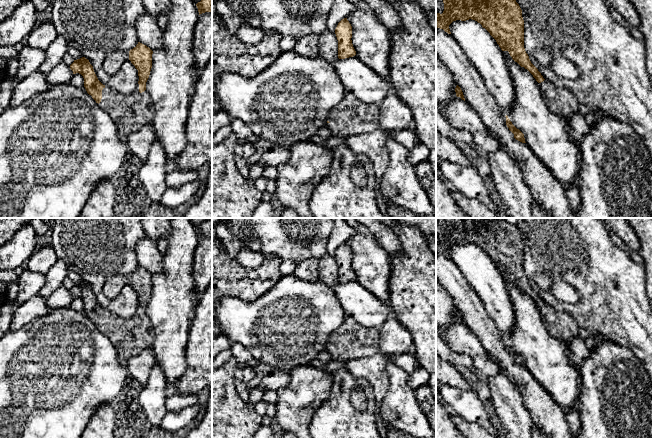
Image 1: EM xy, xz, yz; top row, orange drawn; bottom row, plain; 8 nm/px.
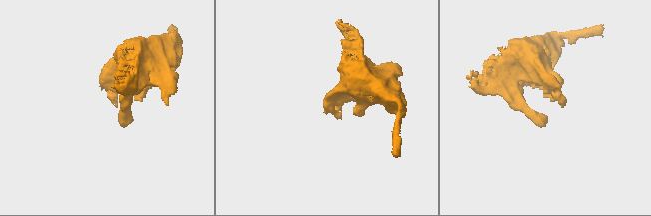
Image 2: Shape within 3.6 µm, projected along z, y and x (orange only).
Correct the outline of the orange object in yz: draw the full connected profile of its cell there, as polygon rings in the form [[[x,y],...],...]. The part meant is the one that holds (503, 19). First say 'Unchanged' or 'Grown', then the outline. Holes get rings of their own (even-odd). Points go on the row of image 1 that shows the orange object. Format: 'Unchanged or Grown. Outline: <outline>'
Grown. Outline: [[[436,0],[436,27],[451,34],[449,25],[456,20],[475,20],[496,40],[502,51],[508,51],[512,59],[527,69],[538,82],[542,96],[551,112],[570,121],[578,111],[579,103],[565,88],[558,88],[546,81],[531,63],[524,48],[524,20],[516,0]]]

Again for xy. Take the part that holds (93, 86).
Grown. Outline: [[[140,42],[129,51],[129,60],[138,70],[139,81],[135,91],[127,95],[103,85],[85,57],[74,60],[70,65],[73,74],[83,76],[87,93],[110,115],[121,136],[127,136],[153,122],[155,109],[146,91],[146,82],[152,68],[152,54],[153,51]]]

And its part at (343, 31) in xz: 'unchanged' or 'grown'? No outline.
unchanged

